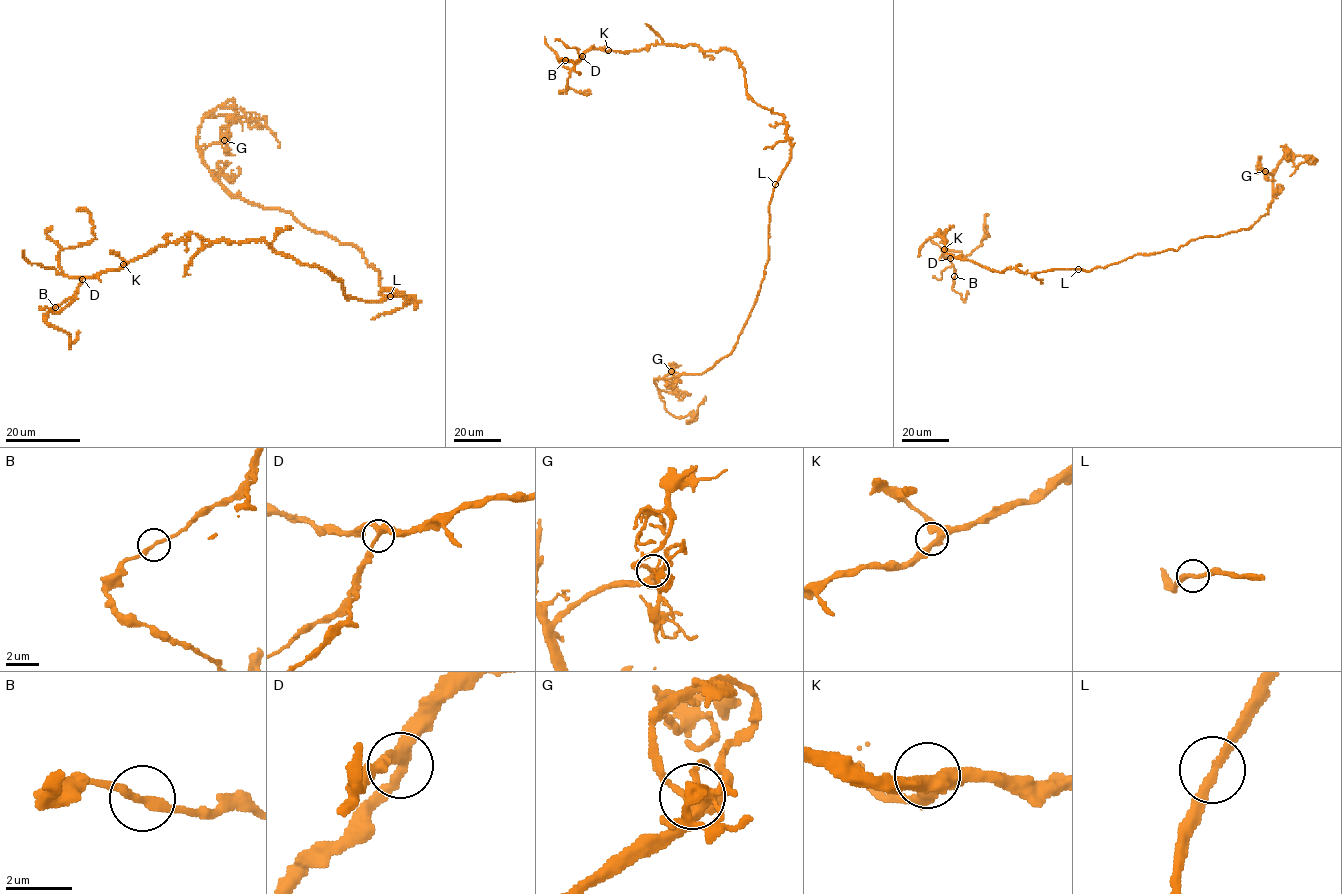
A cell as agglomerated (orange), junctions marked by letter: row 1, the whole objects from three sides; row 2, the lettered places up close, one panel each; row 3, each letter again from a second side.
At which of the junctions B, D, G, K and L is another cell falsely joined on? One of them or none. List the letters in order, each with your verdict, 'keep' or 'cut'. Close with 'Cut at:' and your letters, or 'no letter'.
B: keep
D: keep
G: keep
K: keep
L: keep
Cut at: no letter

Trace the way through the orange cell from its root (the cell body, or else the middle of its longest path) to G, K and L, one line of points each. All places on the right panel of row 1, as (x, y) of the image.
G: (1064, 269), (1090, 271), (1248, 229), (1272, 201), (1273, 176), (1265, 171)
K: (1064, 269), (1036, 273), (1015, 268), (990, 270), (948, 254), (938, 230), (945, 236), (944, 249)
L: (1064, 269), (1079, 269)

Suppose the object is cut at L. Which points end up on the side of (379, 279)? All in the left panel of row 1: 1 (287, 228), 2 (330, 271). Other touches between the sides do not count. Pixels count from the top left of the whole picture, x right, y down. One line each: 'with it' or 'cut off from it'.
1: cut off from it
2: cut off from it

